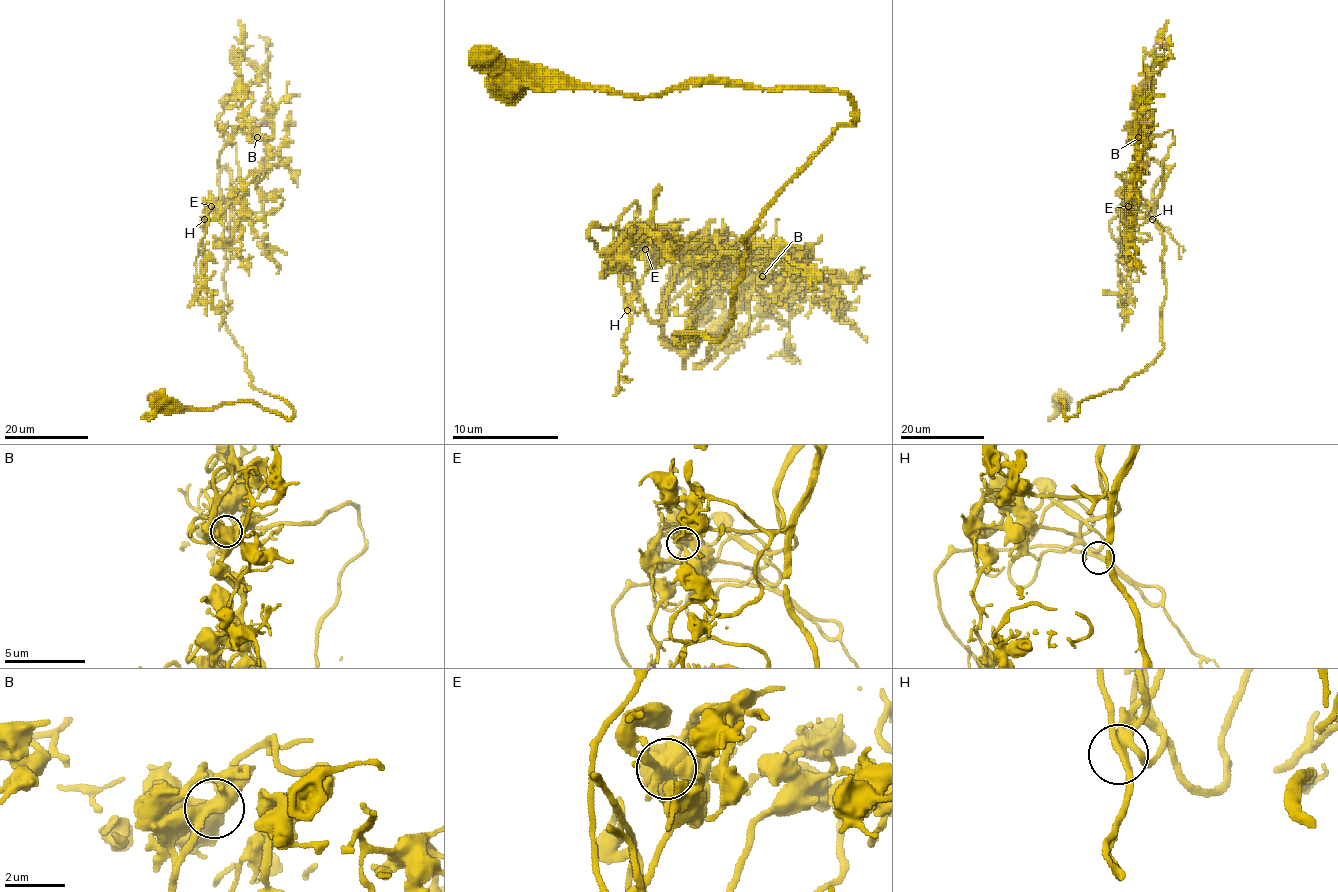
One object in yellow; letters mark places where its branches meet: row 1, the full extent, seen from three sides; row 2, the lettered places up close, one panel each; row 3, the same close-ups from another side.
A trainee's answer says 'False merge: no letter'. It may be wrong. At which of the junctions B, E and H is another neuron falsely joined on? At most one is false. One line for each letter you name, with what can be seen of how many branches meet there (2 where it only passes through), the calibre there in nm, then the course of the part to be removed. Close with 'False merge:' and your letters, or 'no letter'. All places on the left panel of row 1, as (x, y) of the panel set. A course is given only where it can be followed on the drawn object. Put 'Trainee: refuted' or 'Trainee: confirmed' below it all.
False merge: no letter
Trainee: confirmed

